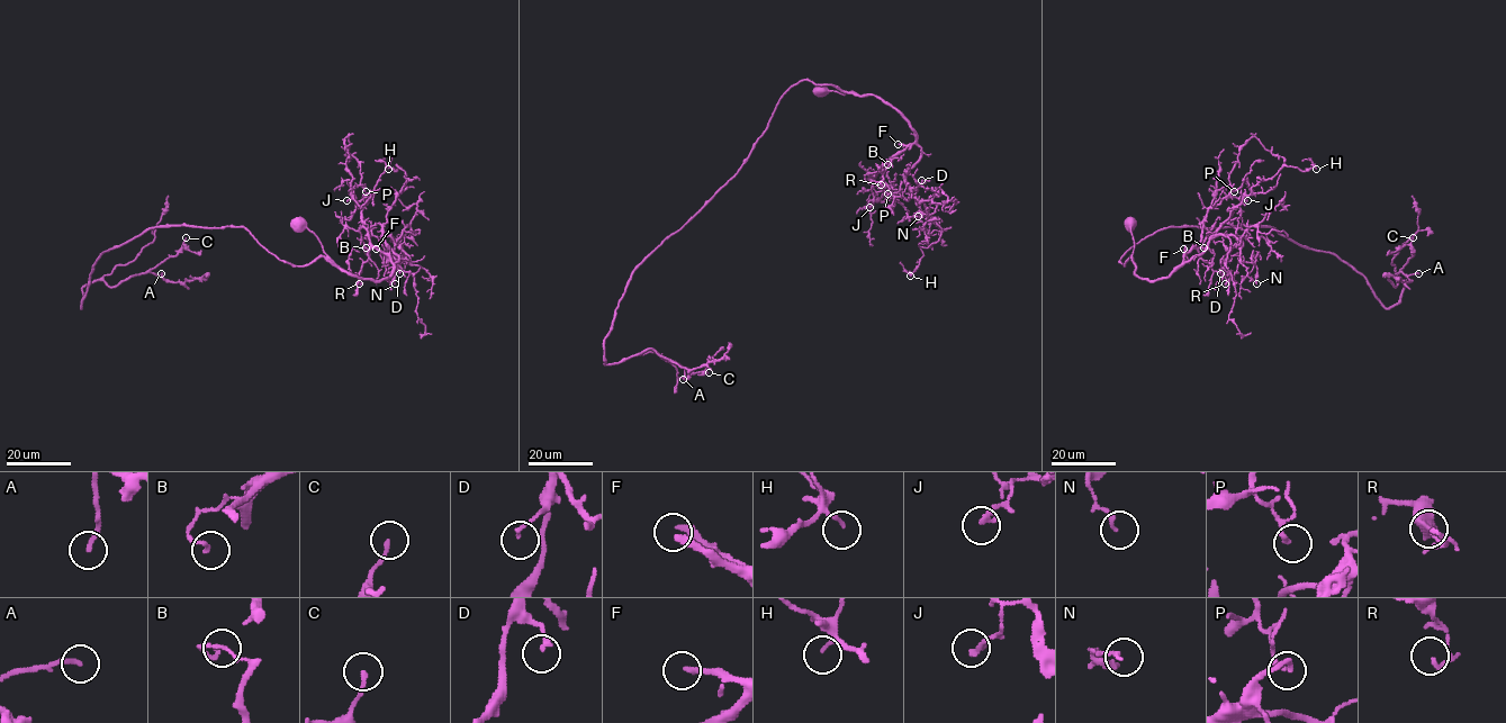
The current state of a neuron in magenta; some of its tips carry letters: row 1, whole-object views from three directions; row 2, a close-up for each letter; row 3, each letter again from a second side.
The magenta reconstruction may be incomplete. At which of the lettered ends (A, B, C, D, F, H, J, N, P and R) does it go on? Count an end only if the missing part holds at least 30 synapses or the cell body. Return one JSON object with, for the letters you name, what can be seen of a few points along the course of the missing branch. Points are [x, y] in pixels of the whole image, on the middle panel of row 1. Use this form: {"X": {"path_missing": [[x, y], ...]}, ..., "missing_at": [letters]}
{"F": {"path_missing": [[898, 144], [873, 157], [846, 159], [837, 143], [844, 139]]}, "missing_at": ["F"]}

